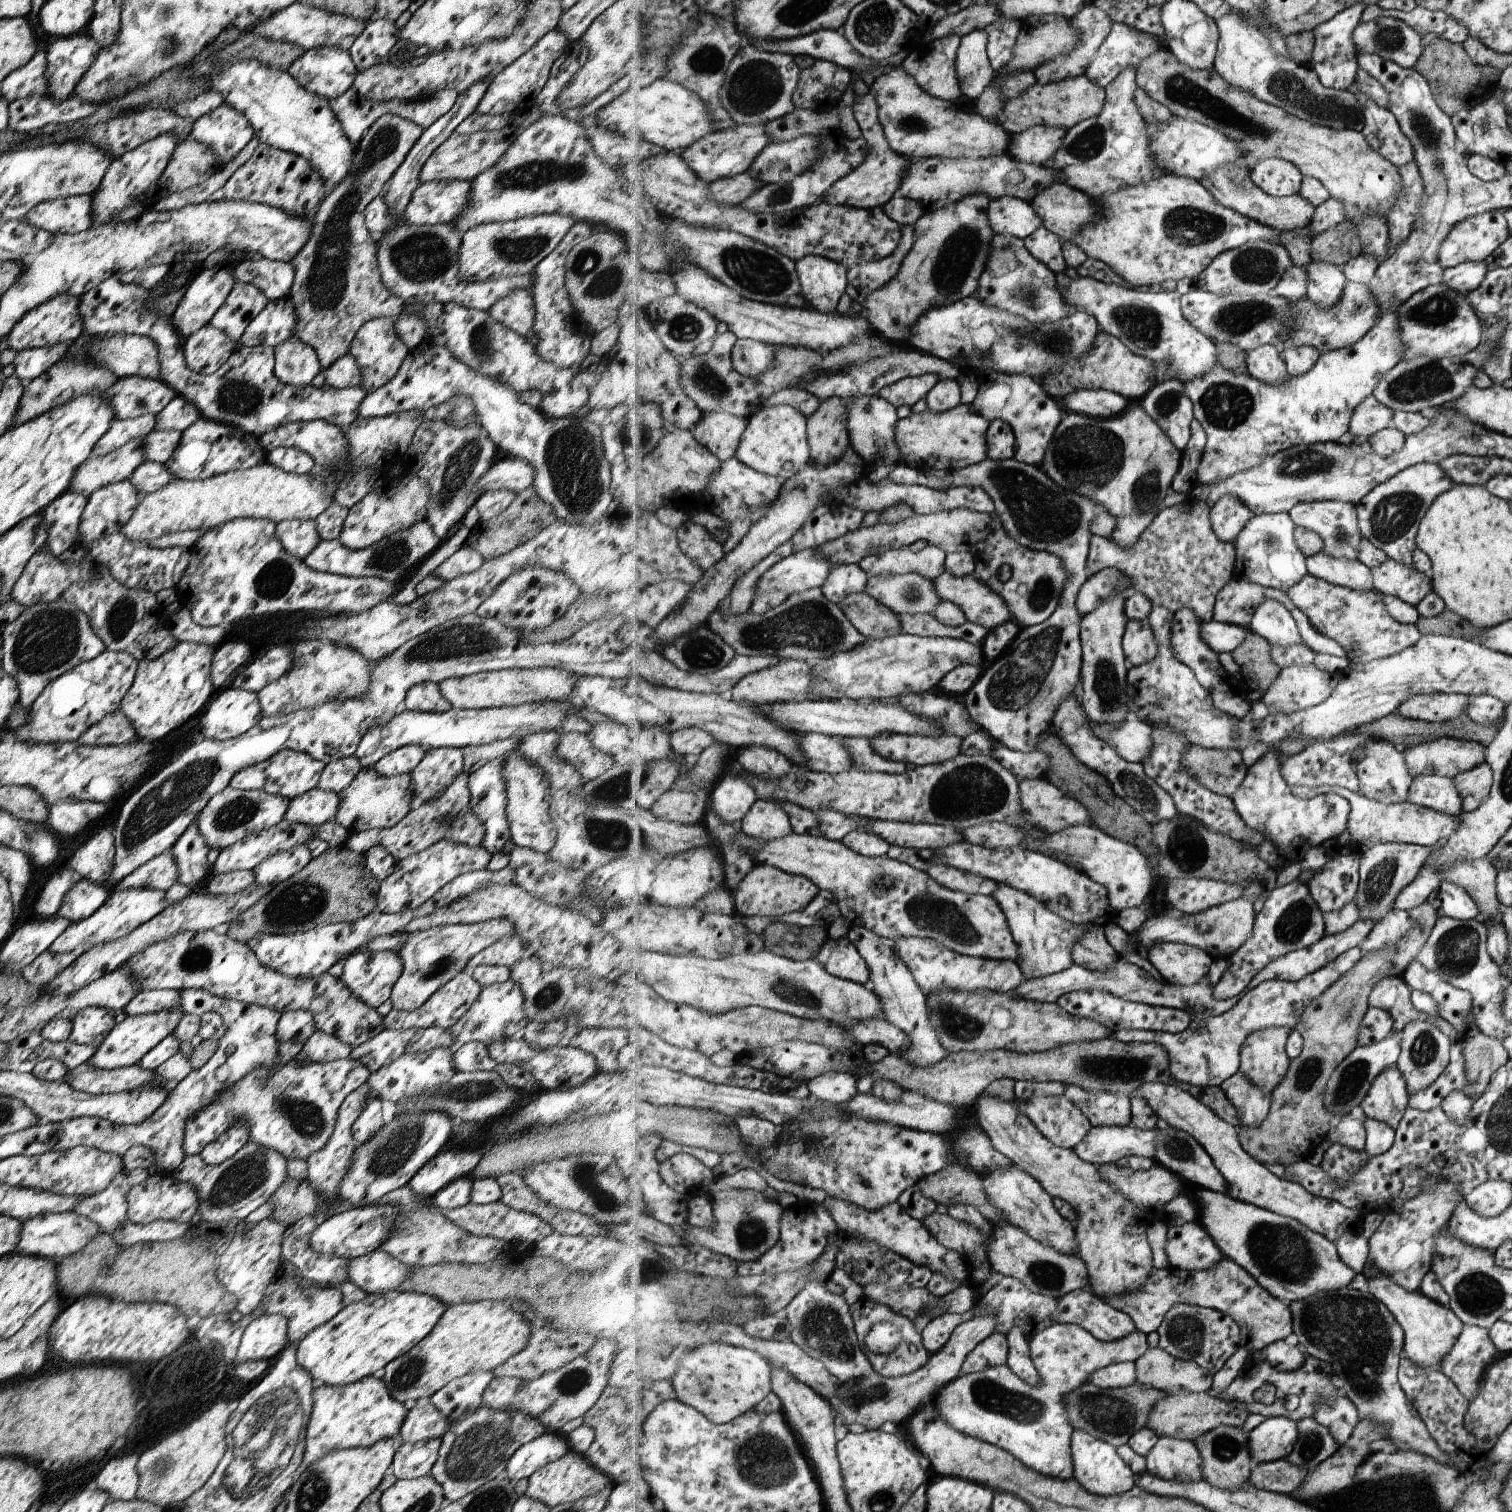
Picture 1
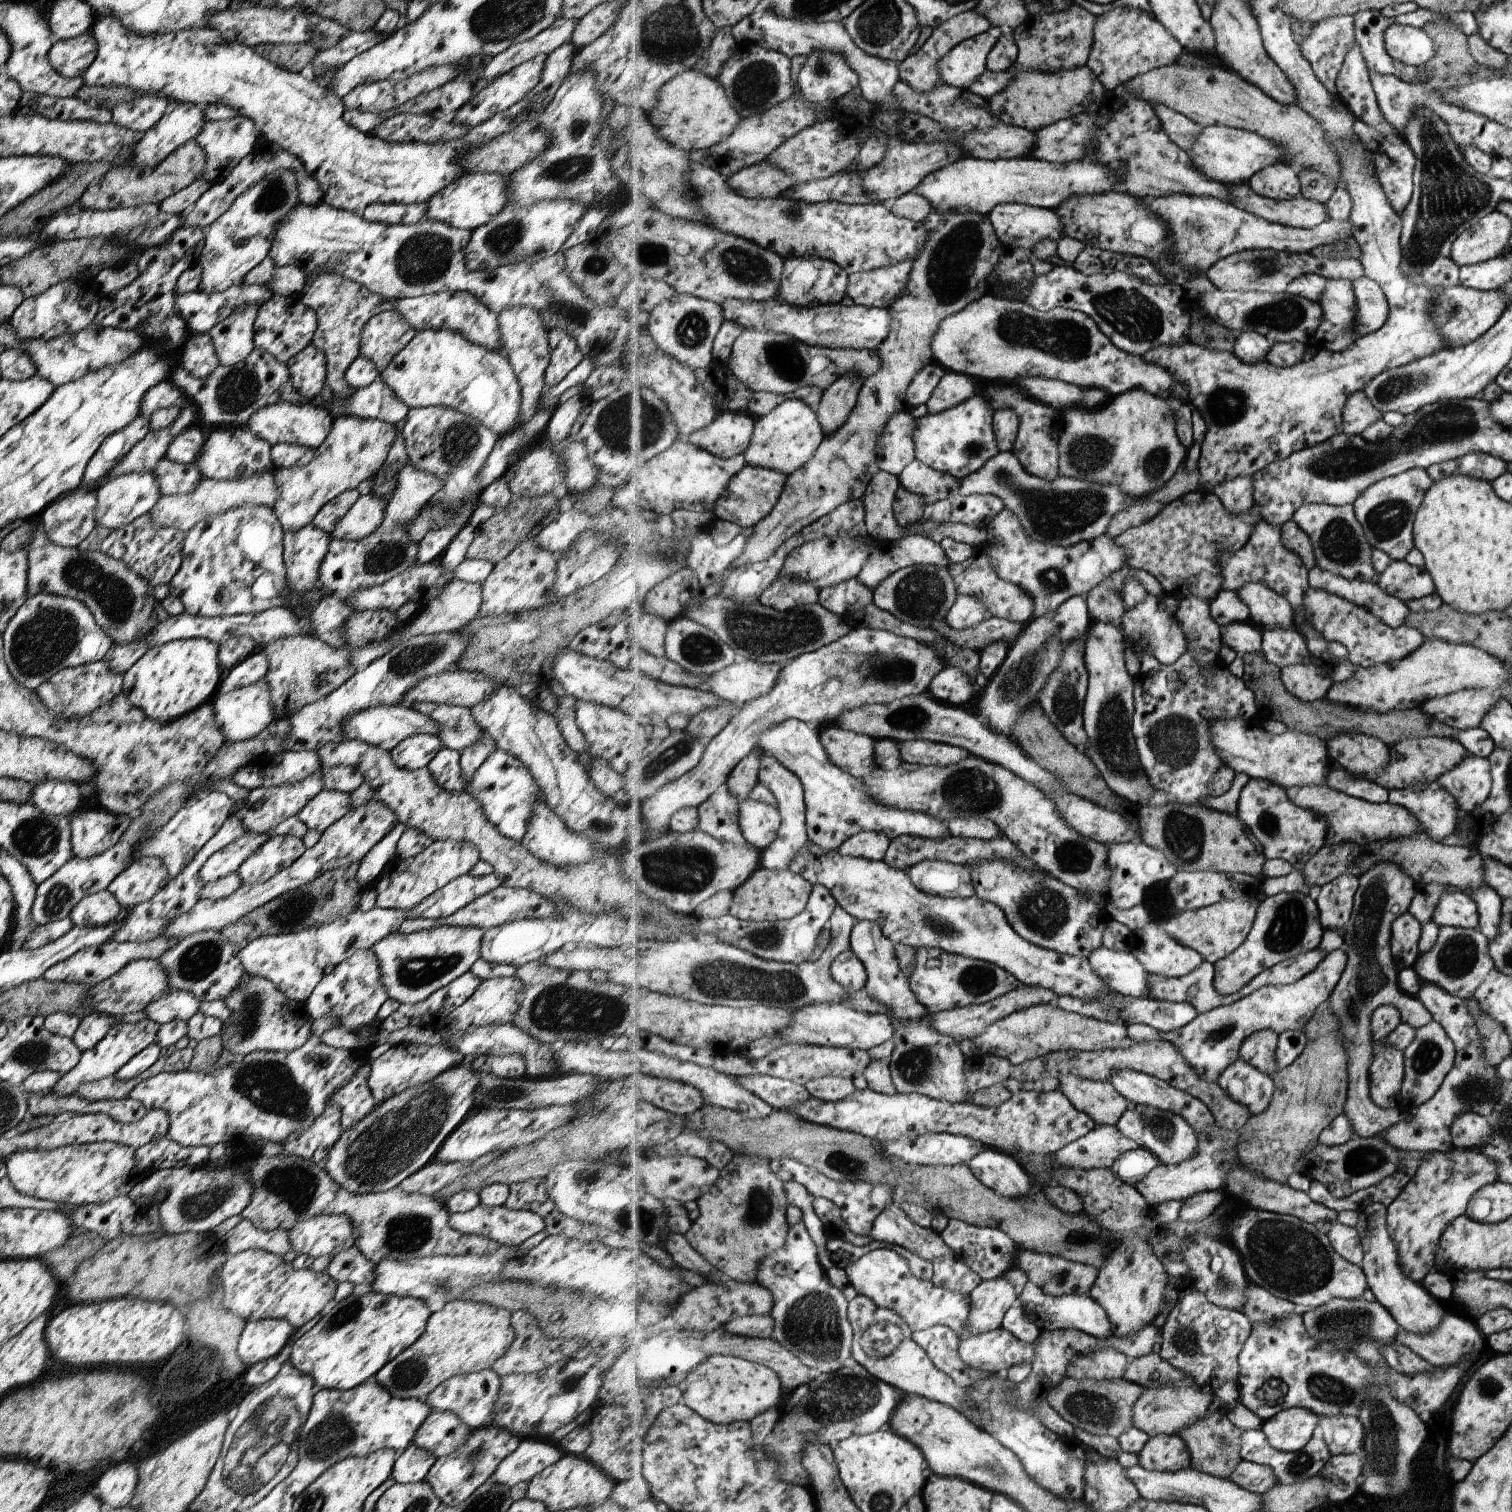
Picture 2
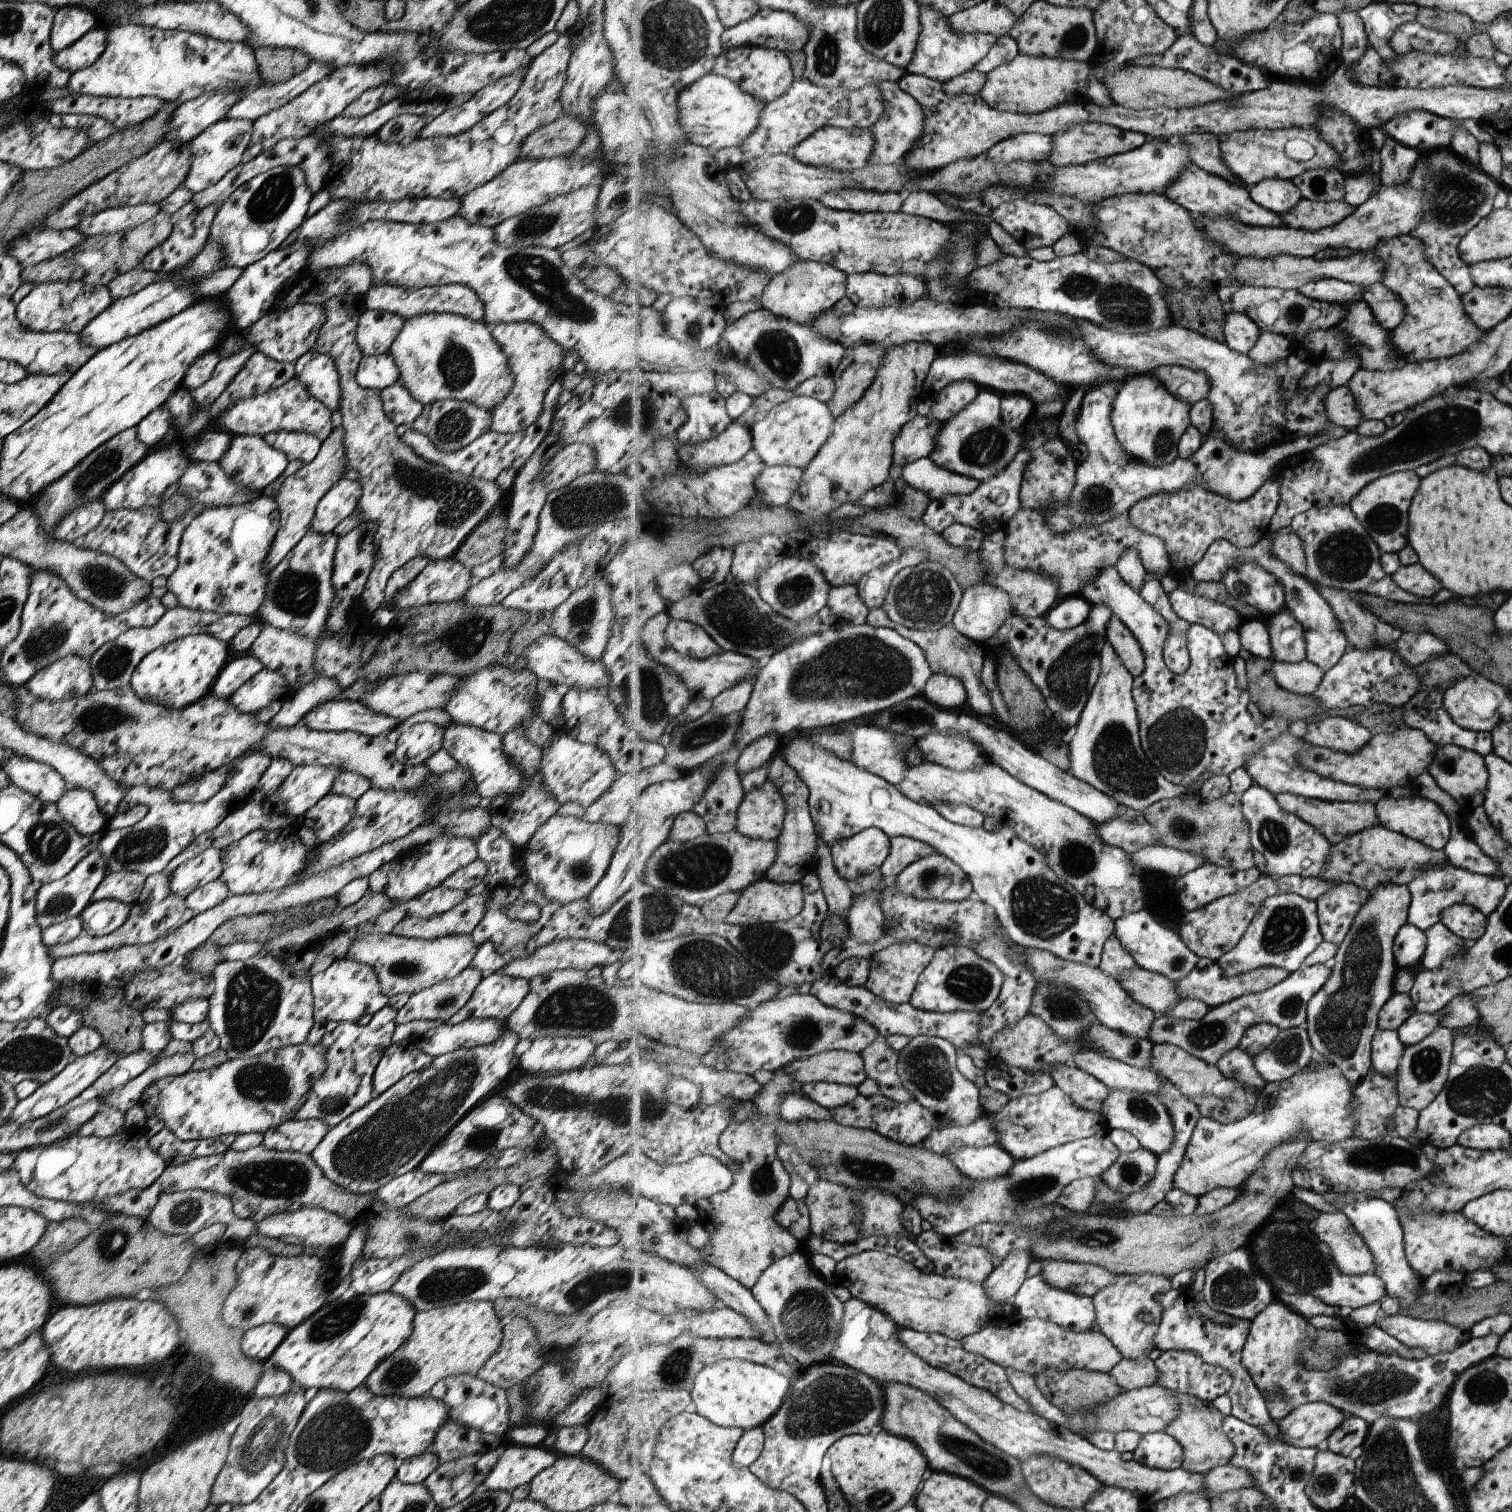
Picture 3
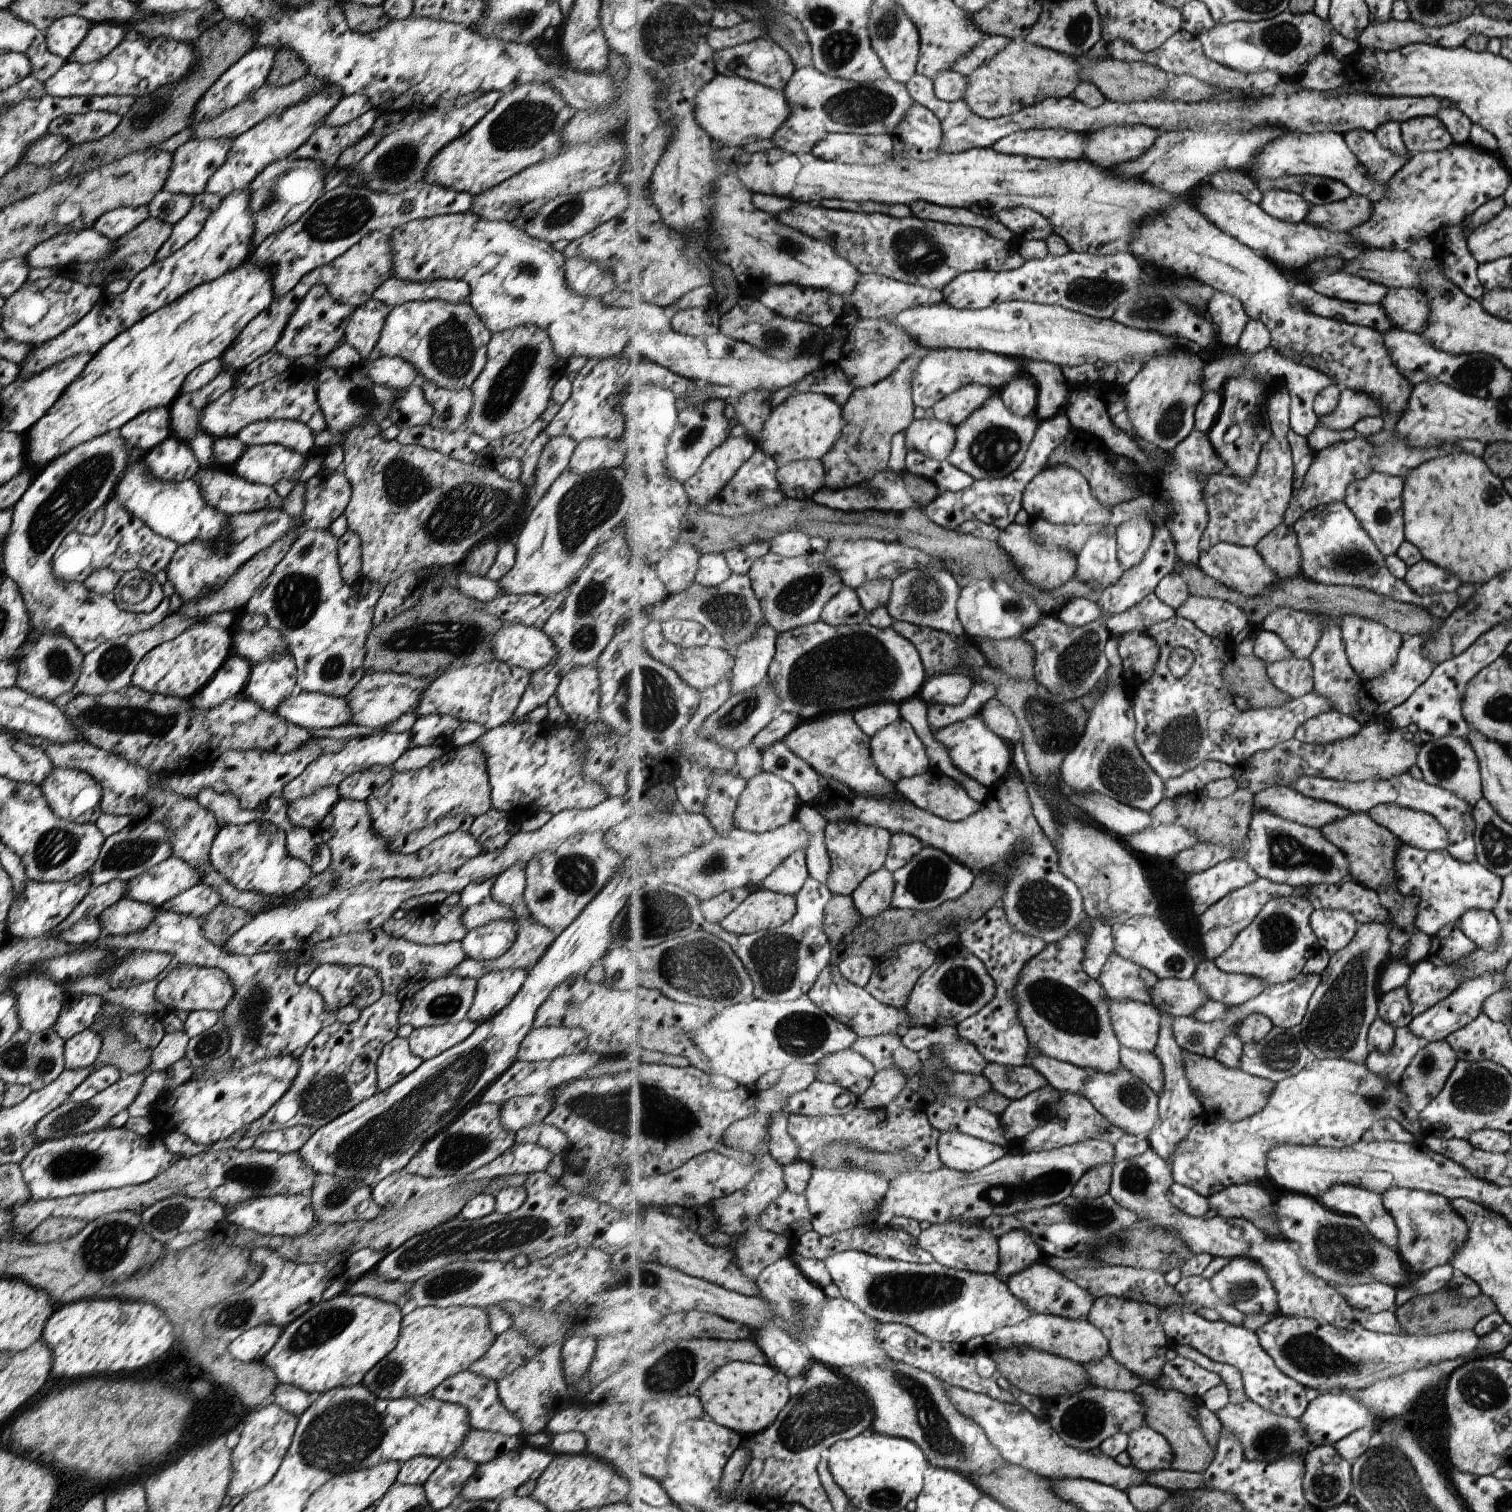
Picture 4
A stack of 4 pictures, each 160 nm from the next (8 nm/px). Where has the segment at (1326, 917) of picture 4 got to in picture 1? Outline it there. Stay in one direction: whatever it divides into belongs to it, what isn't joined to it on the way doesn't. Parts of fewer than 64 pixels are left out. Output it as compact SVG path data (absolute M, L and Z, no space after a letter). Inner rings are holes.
M1359 853L1333 855L1316 872L1310 883L1310 891L1325 914L1342 909L1356 900L1361 861L1362 855Z

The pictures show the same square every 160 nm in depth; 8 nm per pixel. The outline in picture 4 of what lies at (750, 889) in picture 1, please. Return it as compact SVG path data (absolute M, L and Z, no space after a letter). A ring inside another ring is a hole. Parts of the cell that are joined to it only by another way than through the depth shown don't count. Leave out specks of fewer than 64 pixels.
M761 885L753 889L745 902L728 914L720 925L729 932L748 935L782 927L797 911L797 896L773 892Z

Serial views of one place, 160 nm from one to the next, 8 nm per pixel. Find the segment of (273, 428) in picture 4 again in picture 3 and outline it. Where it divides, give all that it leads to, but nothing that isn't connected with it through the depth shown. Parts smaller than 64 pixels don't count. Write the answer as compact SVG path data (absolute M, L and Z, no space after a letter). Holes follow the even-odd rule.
M285 432L267 433L263 440L275 450L282 452L288 462L299 460L307 464L311 462L320 449L320 440L307 433Z

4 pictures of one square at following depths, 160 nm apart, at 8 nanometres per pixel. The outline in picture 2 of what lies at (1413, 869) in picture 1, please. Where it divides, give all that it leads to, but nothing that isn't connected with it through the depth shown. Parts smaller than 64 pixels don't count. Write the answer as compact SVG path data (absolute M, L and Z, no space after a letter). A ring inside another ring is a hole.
M1381 861L1360 876L1360 887L1355 895L1353 914L1345 926L1343 950L1350 956L1346 971L1327 1006L1340 1018L1340 1029L1350 1058L1350 1084L1344 1112L1350 1118L1354 1133L1359 1137L1377 1137L1399 1121L1409 1120L1411 1112L1384 1109L1375 1104L1370 1095L1370 1064L1373 1062L1375 1042L1372 1039L1371 1015L1383 1005L1393 1005L1402 1013L1402 1022L1413 1028L1434 1020L1423 1001L1405 993L1399 984L1391 950L1392 924L1399 916L1410 912L1419 887L1414 878L1393 861Z

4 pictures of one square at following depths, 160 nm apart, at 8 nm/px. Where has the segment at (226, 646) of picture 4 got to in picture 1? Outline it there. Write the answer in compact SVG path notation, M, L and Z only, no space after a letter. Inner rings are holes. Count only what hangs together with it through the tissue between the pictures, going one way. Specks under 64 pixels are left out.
M179 641L169 652L164 652L155 660L138 661L133 682L123 695L118 710L131 723L139 739L156 741L167 736L169 732L177 730L179 726L184 726L185 722L189 718L193 718L197 714L197 710L203 708L204 704L214 695L215 690L210 679L211 657L214 650L215 648L209 645Z

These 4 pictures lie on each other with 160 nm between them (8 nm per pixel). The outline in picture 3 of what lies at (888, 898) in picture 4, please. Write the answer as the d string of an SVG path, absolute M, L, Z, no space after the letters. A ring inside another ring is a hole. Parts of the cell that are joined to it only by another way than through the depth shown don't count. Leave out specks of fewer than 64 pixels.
M871 891L854 898L854 905L848 914L850 936L860 943L876 943L886 932L886 916L881 908L882 893Z

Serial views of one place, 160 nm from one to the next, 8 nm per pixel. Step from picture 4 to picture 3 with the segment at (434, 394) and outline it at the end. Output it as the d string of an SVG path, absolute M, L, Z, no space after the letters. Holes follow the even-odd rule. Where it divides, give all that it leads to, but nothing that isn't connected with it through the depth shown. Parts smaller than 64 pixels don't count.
M443 399L424 404L422 412L412 422L409 429L425 435L439 451L454 453L490 430L490 414L485 409L471 403L457 399Z

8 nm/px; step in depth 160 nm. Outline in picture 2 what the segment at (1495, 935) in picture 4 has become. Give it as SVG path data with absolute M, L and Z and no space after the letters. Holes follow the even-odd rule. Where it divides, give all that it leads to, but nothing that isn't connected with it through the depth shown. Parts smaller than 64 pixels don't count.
M1459 889L1447 891L1440 898L1432 920L1440 927L1476 928L1478 925L1476 900L1469 893Z

